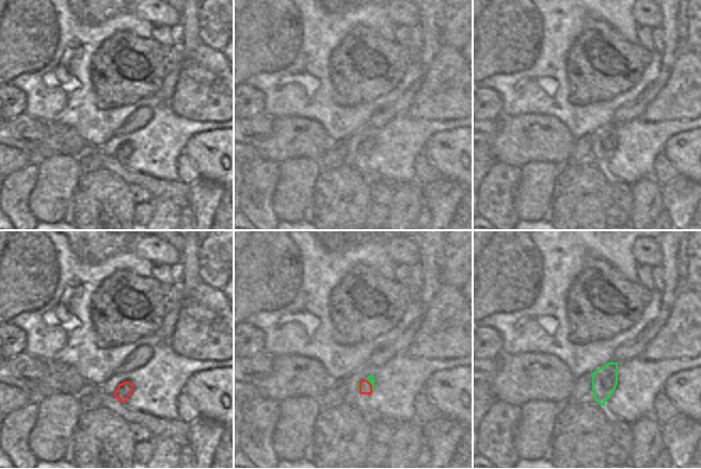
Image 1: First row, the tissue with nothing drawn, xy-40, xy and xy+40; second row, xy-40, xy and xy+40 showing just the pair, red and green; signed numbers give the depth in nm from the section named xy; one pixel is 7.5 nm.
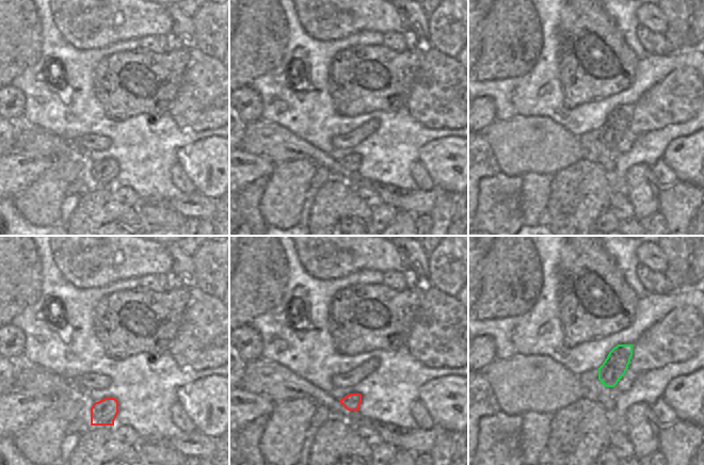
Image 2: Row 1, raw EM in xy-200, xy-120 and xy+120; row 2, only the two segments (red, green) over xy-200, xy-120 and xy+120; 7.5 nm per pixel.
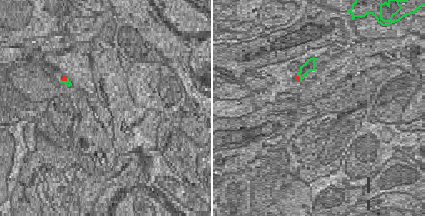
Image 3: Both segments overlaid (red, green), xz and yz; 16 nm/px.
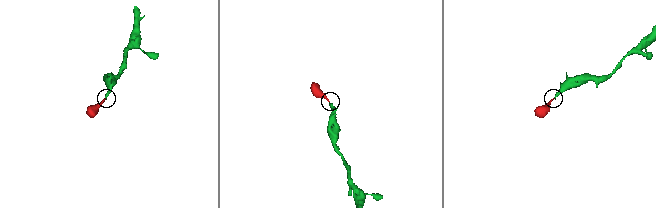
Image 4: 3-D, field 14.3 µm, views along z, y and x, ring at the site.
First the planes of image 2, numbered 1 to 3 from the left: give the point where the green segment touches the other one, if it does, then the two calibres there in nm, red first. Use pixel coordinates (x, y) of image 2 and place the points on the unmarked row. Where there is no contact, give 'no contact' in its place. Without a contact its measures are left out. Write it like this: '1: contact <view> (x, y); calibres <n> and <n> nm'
1: no contact
2: no contact
3: no contact

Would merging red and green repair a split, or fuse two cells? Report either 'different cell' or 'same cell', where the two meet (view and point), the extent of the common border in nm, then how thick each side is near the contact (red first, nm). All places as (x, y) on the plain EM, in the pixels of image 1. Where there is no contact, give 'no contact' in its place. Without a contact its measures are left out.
same cell | xy (371, 146) | 120 nm | 100/50 nm

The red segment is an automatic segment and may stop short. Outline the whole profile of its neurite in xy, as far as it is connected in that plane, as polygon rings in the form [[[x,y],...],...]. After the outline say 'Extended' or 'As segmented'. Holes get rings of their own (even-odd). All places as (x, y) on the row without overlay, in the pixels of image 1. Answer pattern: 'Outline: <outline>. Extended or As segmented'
Outline: [[[369,136],[366,141],[361,142],[356,147],[356,150],[357,149],[361,156],[370,157],[375,151],[375,138]]]. Extended.

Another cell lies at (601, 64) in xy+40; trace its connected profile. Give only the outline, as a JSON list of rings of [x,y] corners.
[[[598,17],[584,20],[581,31],[567,54],[569,101],[583,107],[610,100],[633,87],[650,63],[652,51],[630,43],[616,28]]]

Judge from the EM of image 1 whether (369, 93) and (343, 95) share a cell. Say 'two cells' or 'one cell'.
one cell

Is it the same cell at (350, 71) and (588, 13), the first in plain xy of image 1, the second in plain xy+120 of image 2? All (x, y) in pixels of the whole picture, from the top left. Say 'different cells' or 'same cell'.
same cell

